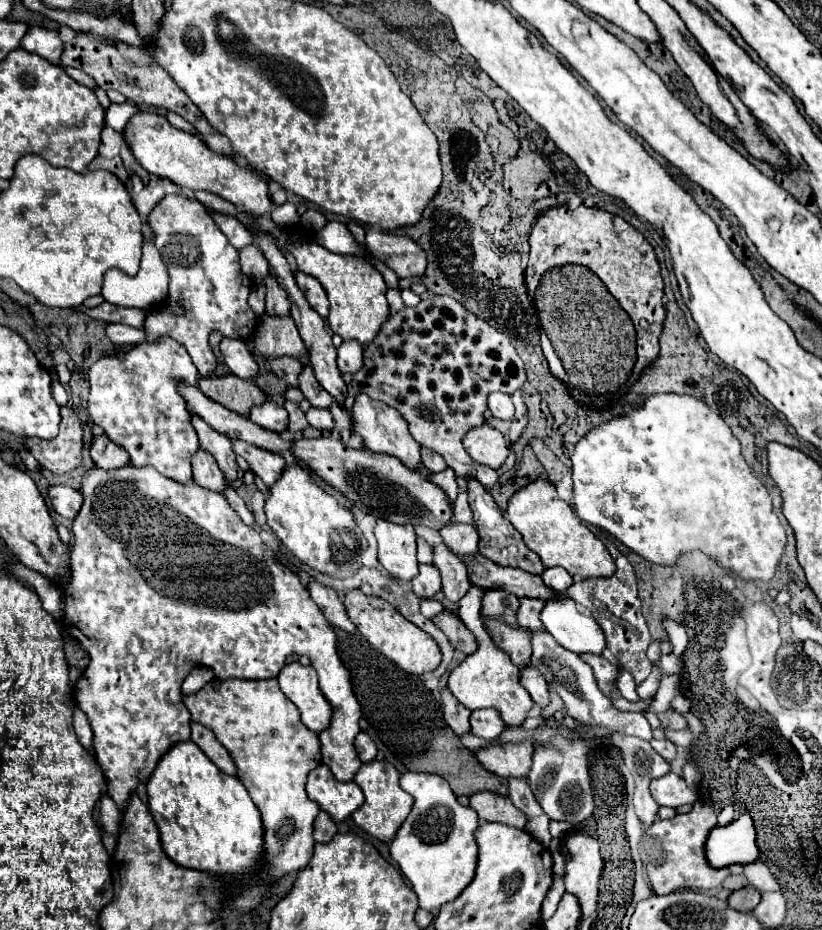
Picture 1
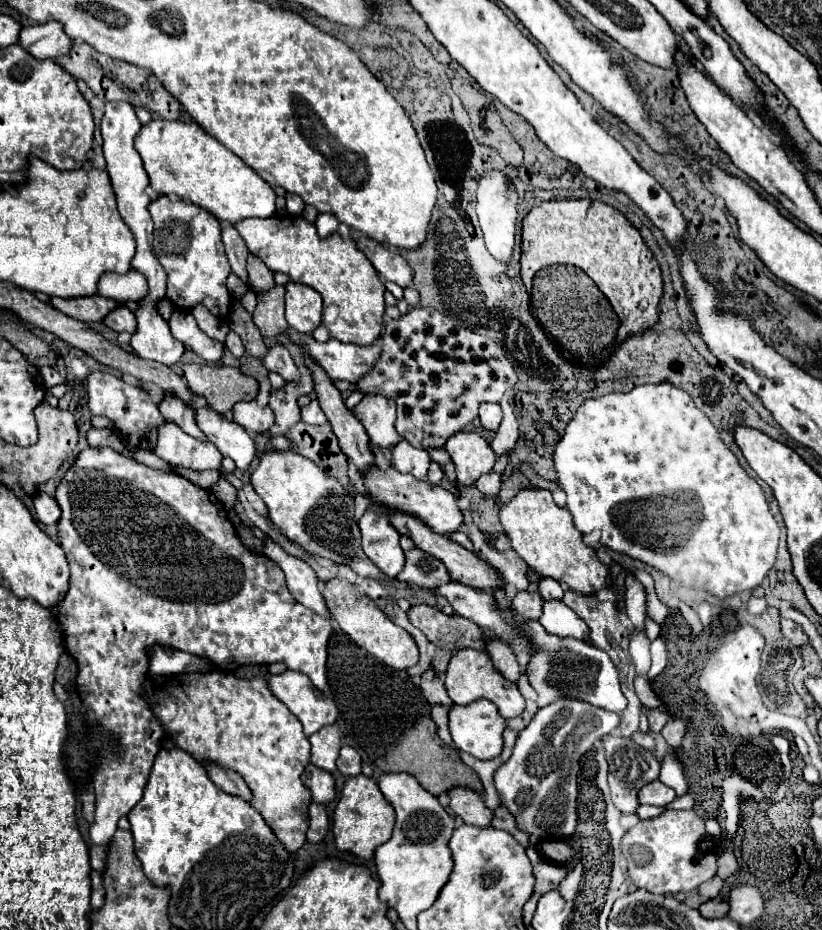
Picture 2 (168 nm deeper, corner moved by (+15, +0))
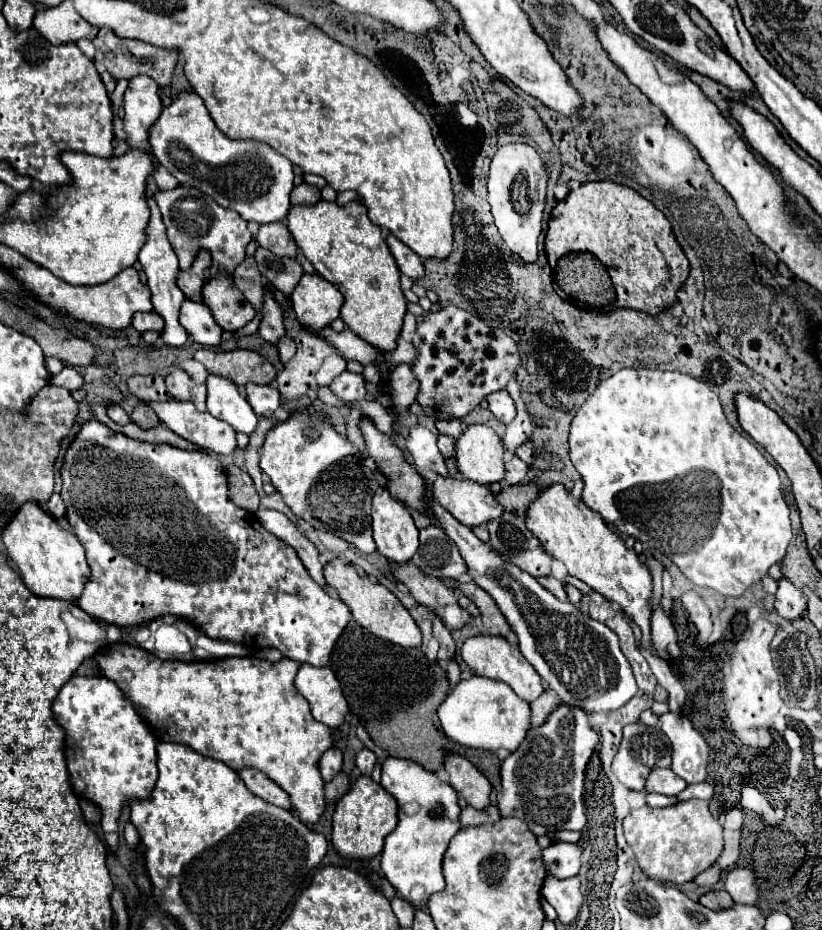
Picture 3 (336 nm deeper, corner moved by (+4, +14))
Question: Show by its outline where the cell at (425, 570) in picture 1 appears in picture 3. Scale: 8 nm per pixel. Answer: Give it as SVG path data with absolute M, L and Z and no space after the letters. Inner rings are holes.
M431 524L429 528L419 532L419 540L421 540L421 550L411 558L415 566L419 566L425 574L437 578L455 578L455 580L465 578L467 566L455 542L447 538L445 530Z

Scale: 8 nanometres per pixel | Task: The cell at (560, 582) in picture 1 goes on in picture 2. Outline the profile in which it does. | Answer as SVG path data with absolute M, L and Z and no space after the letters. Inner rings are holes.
M542 578L540 580L540 594L542 594L544 600L562 600L564 590L562 590L562 586L556 580Z

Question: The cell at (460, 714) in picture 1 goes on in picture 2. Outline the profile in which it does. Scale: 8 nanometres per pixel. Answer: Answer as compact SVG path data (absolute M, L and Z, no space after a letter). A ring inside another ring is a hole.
M428 668L424 674L422 674L422 684L420 684L422 692L424 692L424 698L430 702L430 704L442 704L442 706L452 706L452 700L444 688L444 682L438 678L438 674L434 672L434 668Z

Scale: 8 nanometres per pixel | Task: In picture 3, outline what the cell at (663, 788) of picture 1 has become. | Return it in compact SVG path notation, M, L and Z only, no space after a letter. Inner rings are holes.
M655 768L651 776L647 778L645 790L667 794L667 796L677 796L681 790L685 790L685 786L687 782L683 782L683 778L679 778L671 768Z

